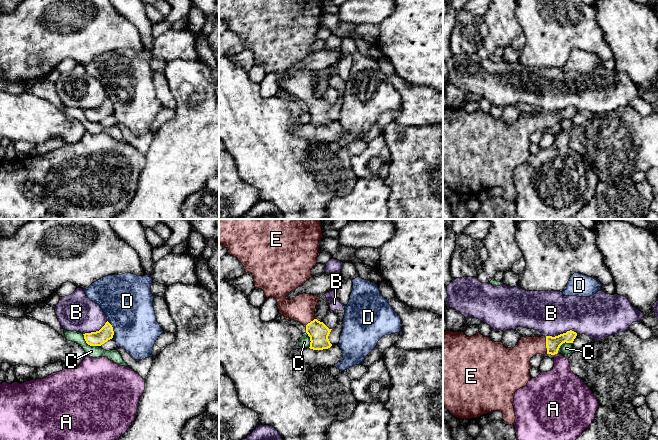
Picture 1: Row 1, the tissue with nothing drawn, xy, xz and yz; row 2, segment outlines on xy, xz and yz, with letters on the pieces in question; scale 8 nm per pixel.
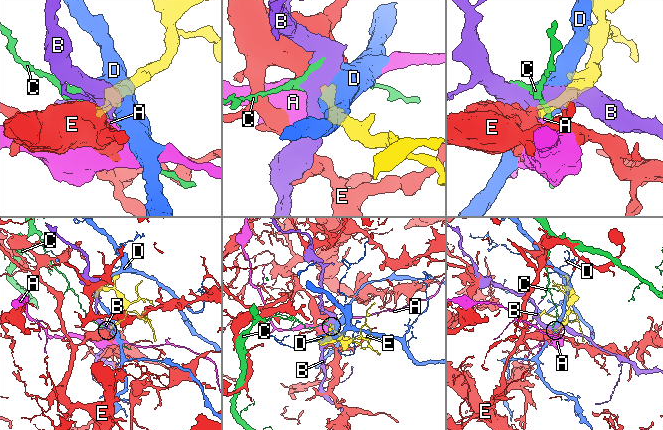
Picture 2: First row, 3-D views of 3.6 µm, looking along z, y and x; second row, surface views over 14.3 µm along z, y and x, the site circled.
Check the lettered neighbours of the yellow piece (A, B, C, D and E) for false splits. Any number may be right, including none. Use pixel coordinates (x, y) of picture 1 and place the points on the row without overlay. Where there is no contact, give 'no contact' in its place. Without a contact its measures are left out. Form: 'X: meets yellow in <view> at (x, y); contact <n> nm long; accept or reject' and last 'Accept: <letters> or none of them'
A: meets yellow in yz at (555, 129); contact 40 nm long; reject
B: meets yellow in yz at (561, 110); contact 260 nm long; reject
C: meets yellow in xy at (89, 120); contact 170 nm long; reject
D: meets yellow in xy at (112, 105); contact 150 nm long; reject
E: meets yellow in yz at (546, 121); contact 140 nm long; accept
Accept: E

